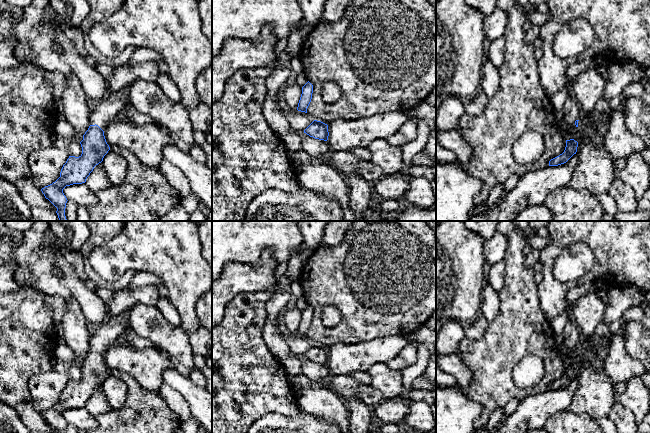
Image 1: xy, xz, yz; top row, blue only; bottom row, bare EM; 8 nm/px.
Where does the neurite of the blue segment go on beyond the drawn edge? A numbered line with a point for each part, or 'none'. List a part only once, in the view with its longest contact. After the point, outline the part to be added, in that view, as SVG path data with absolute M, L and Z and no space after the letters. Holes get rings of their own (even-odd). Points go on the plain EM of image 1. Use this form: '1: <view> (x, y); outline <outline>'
1: xy (103, 335); outline M129 313L111 316L102 324L92 330L89 348L98 349L103 355L112 346L112 342L117 340L126 328L129 327Z

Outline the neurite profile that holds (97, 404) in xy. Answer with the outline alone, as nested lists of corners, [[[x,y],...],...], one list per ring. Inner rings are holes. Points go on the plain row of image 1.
[[[102,386],[96,389],[90,399],[87,401],[85,408],[93,415],[107,413],[112,410],[106,396],[103,392]]]

